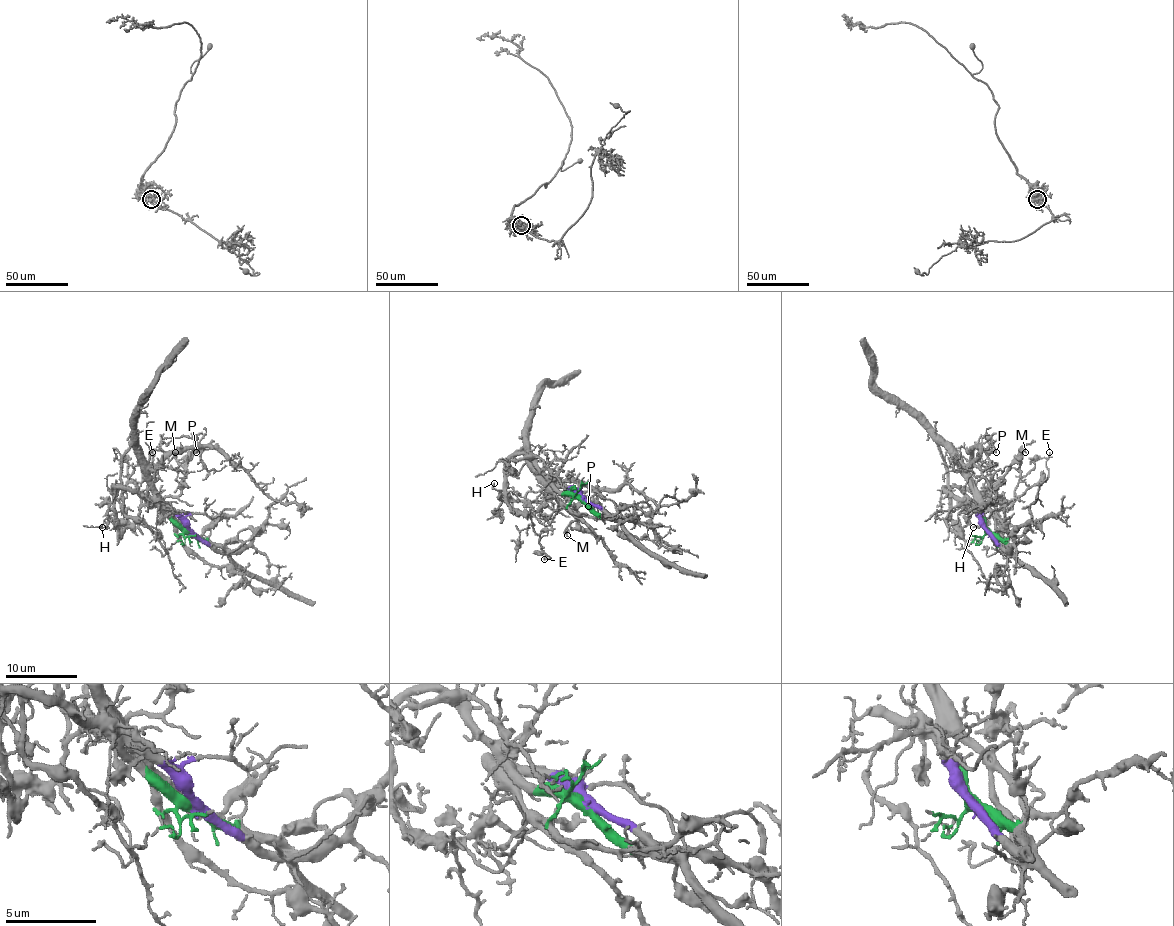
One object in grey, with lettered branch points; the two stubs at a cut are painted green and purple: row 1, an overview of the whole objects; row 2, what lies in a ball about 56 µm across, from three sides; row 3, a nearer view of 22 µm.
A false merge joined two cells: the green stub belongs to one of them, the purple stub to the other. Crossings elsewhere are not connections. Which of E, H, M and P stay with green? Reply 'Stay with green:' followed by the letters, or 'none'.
Stay with green: E, H, M, P

